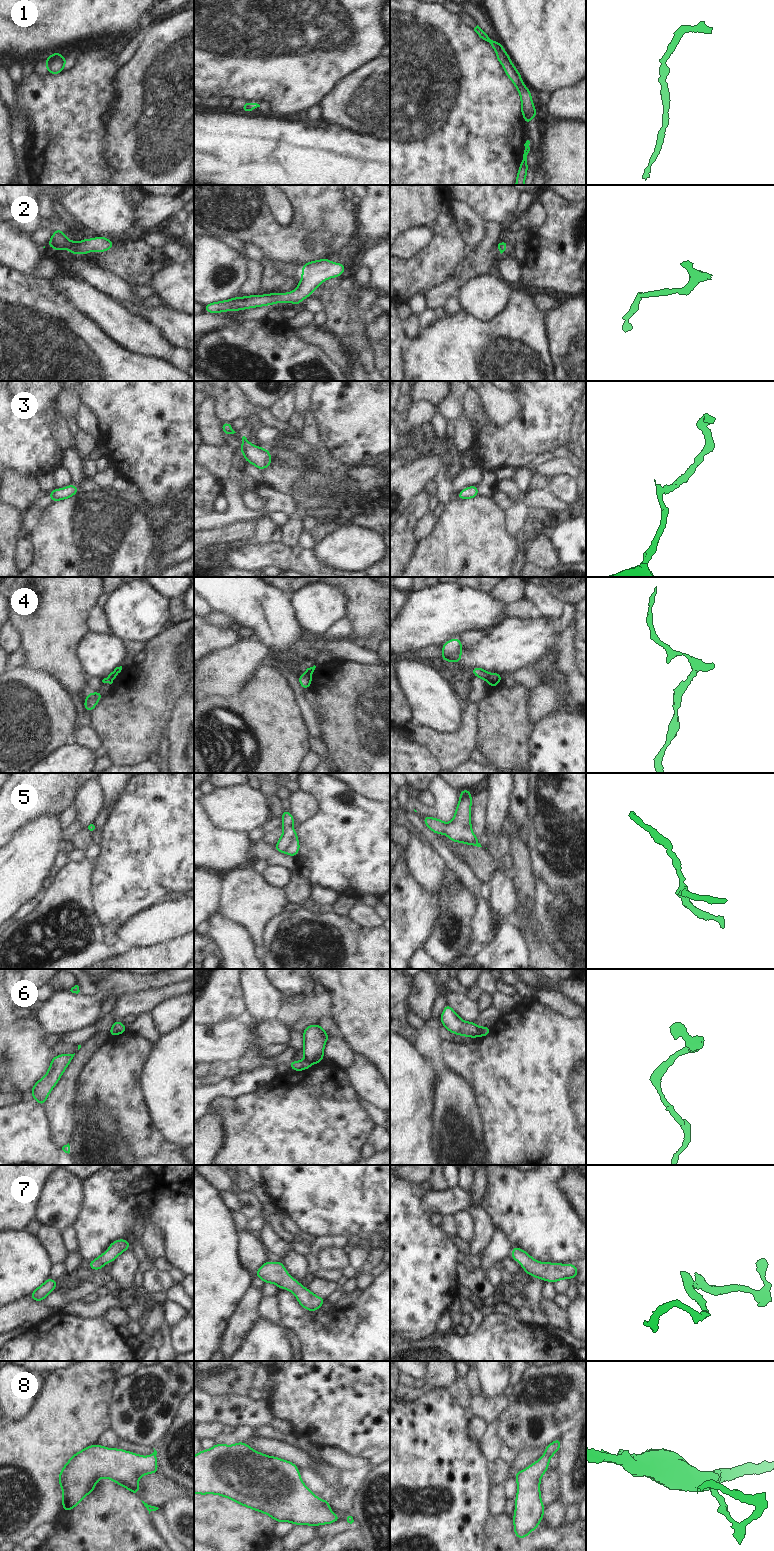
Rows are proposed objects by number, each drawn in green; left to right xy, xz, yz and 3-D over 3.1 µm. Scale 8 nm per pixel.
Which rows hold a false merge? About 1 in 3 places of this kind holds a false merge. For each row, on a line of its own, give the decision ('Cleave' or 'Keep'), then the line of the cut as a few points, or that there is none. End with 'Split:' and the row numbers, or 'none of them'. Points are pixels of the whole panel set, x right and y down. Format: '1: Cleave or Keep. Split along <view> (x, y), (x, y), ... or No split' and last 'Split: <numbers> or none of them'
1: Keep. No split
2: Keep. No split
3: Keep. No split
4: Cleave. Split along xz (304, 674), (310, 677)
5: Keep. No split
6: Cleave. Split along xz (305, 1058), (311, 1063)
7: Keep. No split
8: Keep. No split
Split: 4, 6

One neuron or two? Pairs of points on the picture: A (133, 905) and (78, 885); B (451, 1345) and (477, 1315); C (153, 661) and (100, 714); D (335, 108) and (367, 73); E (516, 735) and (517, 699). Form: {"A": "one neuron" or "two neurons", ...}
{"A": "two neurons", "B": "two neurons", "C": "one neuron", "D": "one neuron", "E": "one neuron"}

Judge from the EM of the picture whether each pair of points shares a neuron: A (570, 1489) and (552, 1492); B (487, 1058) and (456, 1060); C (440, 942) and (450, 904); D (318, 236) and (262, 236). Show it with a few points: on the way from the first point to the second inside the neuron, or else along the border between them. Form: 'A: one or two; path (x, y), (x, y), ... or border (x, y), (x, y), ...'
A: two; border (556, 1470), (559, 1476), (559, 1496), (557, 1500)
B: one; path (479, 1060), (464, 1060)
C: one; path (444, 933), (450, 913)
D: one; path (304, 236), (276, 236)

